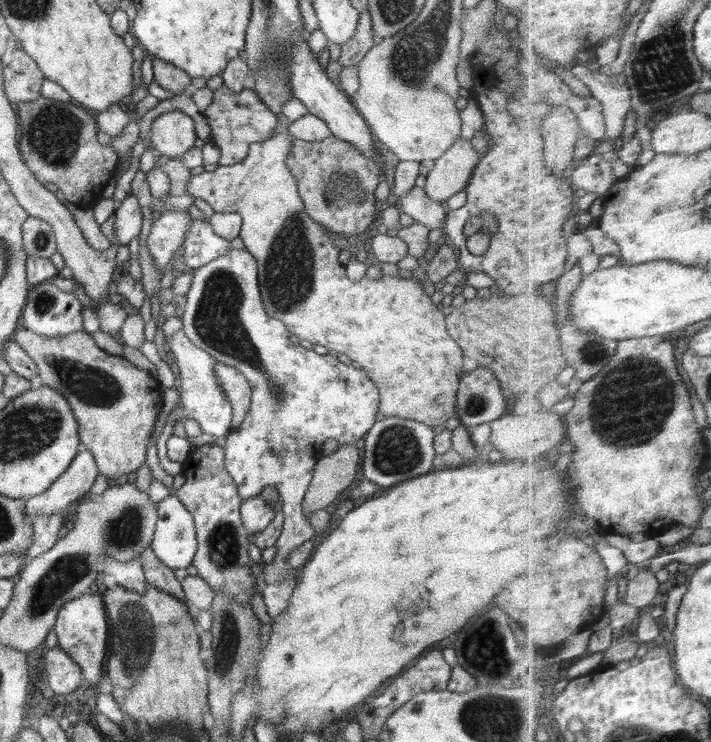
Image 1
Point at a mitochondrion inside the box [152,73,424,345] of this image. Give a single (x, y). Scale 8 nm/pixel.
(288, 280)

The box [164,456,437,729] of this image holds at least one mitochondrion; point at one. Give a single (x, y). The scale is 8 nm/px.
(228, 639)

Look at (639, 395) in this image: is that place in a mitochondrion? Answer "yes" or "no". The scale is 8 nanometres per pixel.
yes

